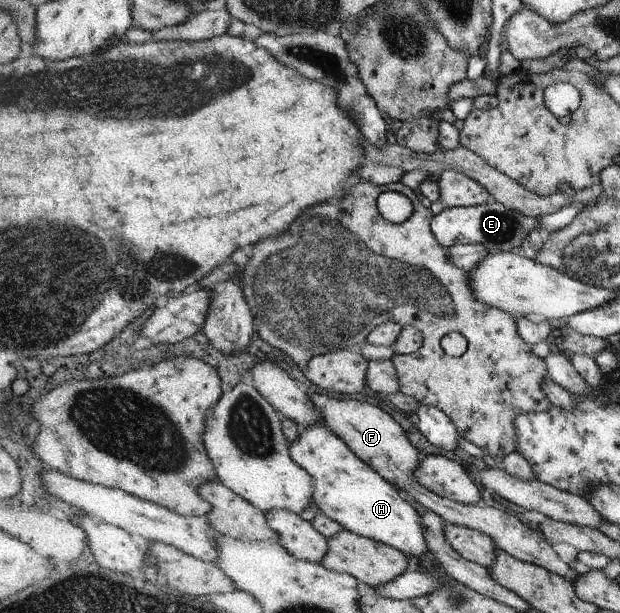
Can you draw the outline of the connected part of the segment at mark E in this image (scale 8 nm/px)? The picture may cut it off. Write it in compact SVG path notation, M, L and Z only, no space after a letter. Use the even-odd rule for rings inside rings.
M490 200L478 206L445 207L434 215L431 230L436 241L445 248L456 244L476 244L487 246L489 252L518 253L528 234L534 229L541 229L542 220L540 217L522 215L516 209L508 209L502 203Z

